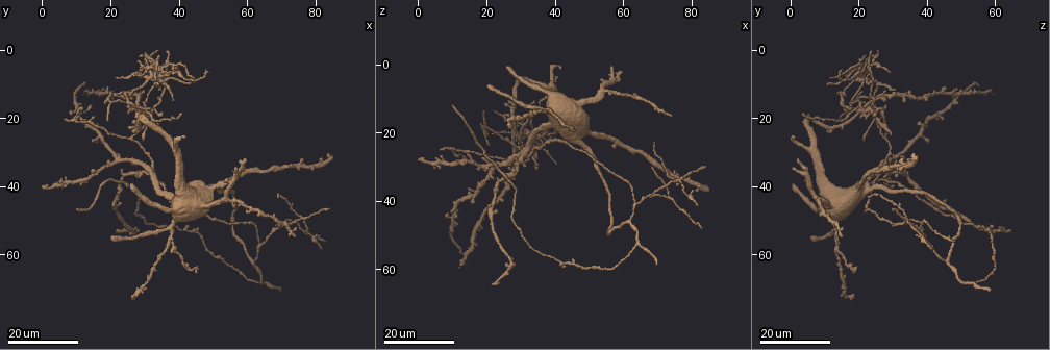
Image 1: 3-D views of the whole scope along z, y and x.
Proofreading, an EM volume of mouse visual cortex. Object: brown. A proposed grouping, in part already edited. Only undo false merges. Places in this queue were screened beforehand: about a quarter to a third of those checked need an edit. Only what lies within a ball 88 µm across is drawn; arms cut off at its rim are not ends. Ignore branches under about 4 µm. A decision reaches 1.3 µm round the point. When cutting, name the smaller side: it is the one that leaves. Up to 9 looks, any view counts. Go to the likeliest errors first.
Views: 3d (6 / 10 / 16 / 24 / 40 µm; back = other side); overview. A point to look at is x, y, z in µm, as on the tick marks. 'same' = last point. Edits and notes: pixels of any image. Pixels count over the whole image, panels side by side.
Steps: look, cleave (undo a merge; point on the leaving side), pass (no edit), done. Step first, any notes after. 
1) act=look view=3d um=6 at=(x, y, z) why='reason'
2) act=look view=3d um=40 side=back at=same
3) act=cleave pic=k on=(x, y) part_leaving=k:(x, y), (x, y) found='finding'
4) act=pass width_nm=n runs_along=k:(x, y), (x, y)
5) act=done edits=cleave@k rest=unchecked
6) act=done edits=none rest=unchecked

act=look view=3d um=16 at=(75.5, 49.0, 33.5) why='four or more arms meet'

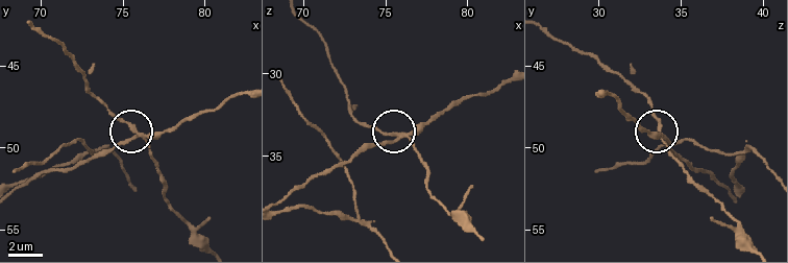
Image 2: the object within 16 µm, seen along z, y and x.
act=look view=3d um=6 at=(75.9, 49.2, 33.9) why='zoom in'

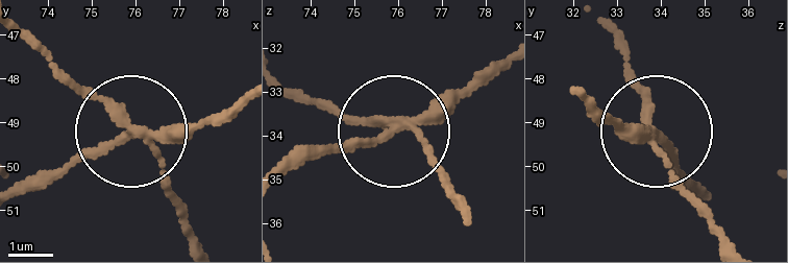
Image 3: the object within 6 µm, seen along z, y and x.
act=cleave pic=3 on=(168, 188) arms=4 found='two neurons meet here'

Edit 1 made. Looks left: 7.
act=look view=overview

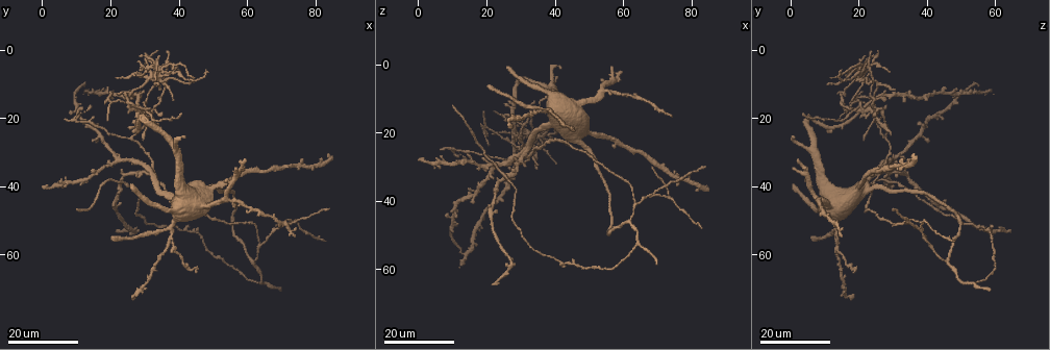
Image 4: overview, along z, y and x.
act=look view=3d um=16 at=(69.0, 52.0, 38.0) why='a fork'

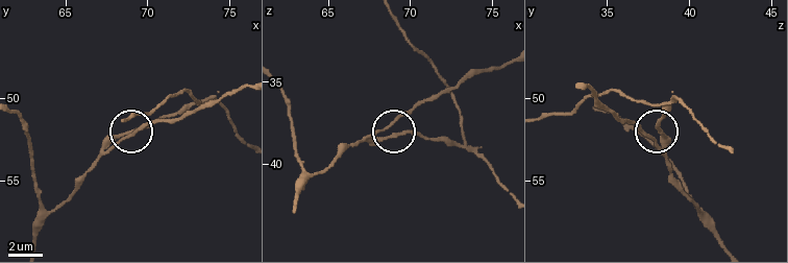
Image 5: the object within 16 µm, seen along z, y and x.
act=look view=3d um=6 at=(68.7, 52.3, 37.6) why='zoom in'

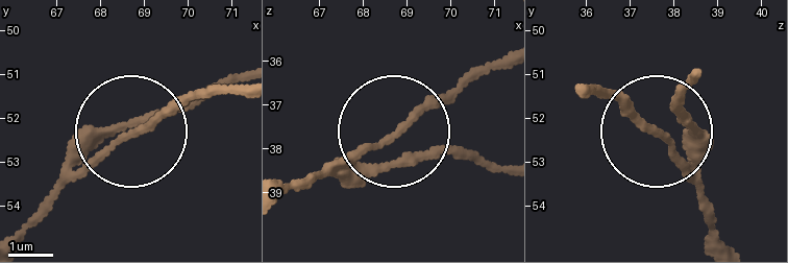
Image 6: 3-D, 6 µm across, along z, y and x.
act=pass arms=3 runs_along=6:(289, 187), (390, 142), (464, 74) found='continuous, no second neuron'

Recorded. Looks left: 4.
act=look view=3d um=24 at=(73.5, 50.5, 38.5) why='a fork'

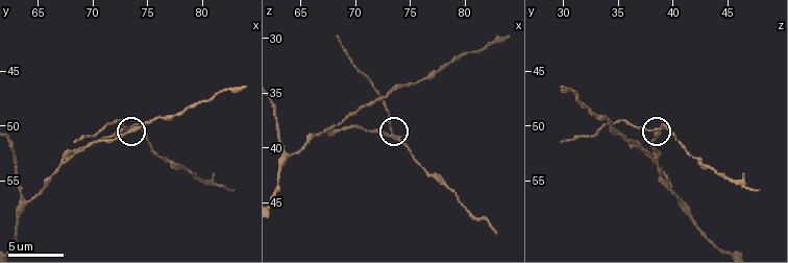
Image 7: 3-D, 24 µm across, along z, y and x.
act=look view=3d um=10 at=(73.4, 50.4, 38.4)

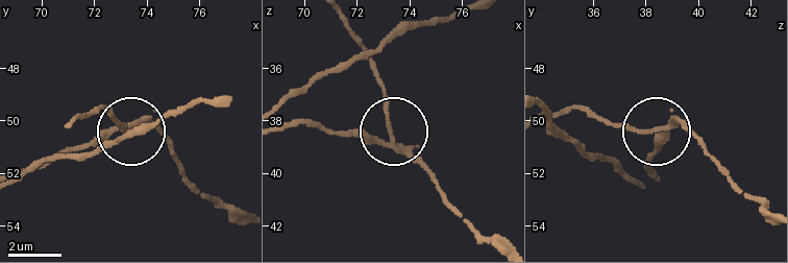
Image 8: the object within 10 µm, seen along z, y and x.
act=cleave pic=8 on=(384, 102) found='a second neuron is stuck on'

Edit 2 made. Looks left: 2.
act=look view=3d um=16 at=(32.5, 34.0, 27.0) why='arms part here'

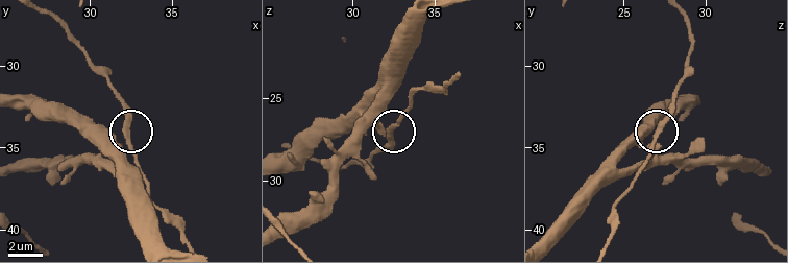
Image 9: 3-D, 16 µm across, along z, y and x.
act=look view=3d um=10 at=(32.4, 34.6, 26.7) why='zoom in'

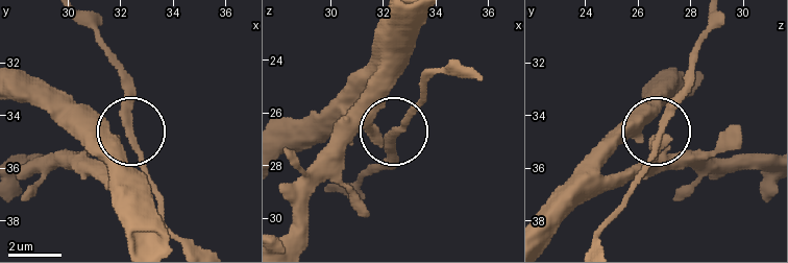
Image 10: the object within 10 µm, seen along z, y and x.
act=pass width_nm=230 found='one neuron here'

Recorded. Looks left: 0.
act=done edits=cleave@3,cleave@8 rest=unchecked

